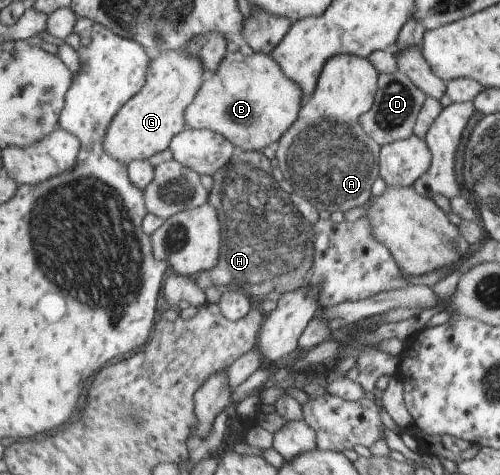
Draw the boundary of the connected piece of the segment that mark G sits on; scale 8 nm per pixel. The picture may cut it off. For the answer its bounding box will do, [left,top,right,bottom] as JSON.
[105,50,205,166]

